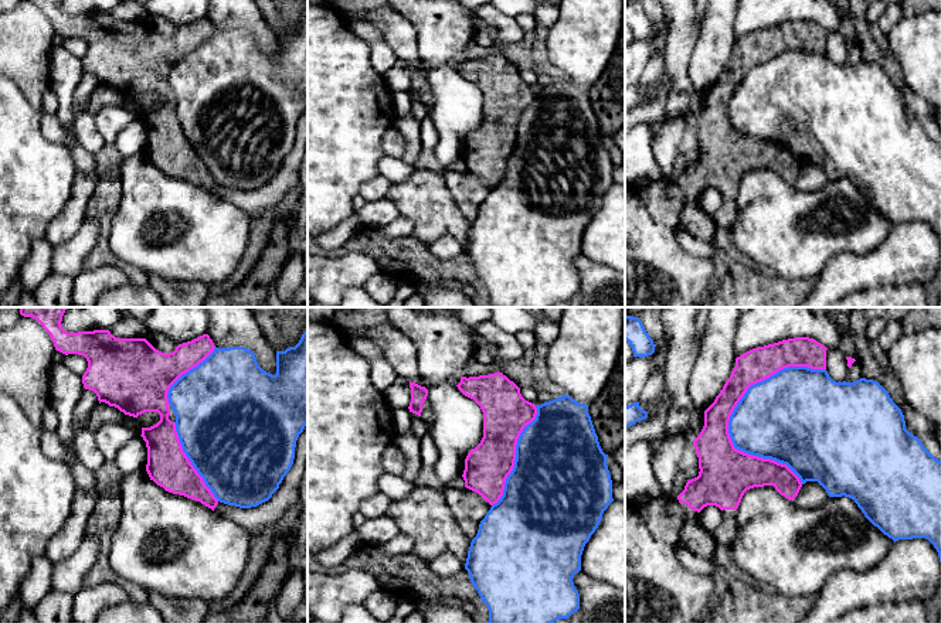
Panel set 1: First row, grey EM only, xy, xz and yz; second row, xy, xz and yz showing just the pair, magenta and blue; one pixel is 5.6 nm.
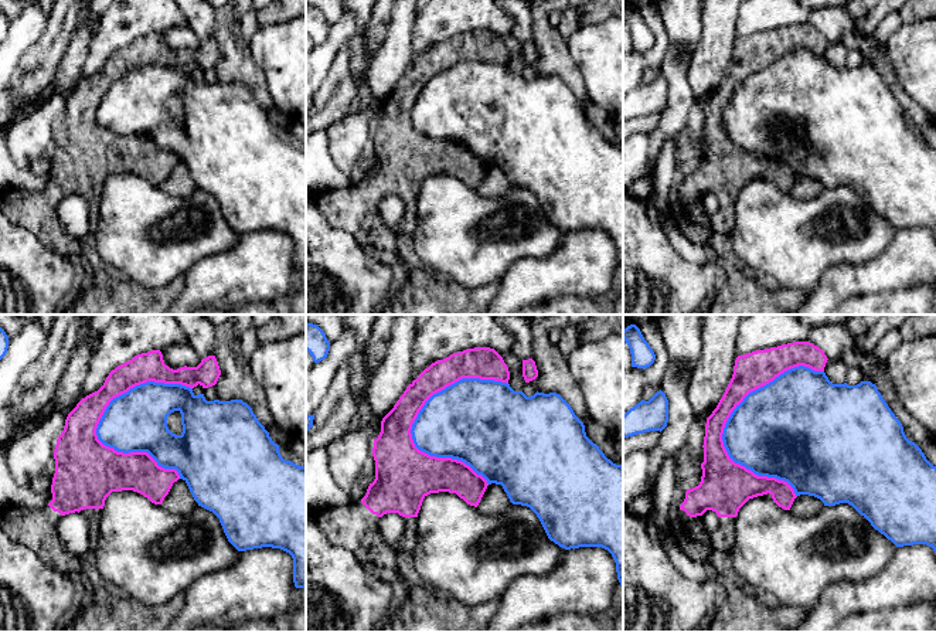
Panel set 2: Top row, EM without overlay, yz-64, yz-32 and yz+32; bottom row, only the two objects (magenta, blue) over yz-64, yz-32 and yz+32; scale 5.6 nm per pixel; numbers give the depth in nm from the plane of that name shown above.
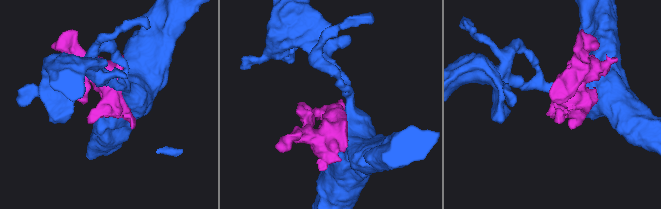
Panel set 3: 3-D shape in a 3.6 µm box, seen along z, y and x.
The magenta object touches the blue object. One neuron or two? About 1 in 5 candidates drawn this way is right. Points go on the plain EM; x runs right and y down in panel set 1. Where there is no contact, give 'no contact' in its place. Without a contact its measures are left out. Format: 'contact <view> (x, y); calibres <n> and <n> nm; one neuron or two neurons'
contact yz (727, 115); calibres 300 and 420 nm; two neurons

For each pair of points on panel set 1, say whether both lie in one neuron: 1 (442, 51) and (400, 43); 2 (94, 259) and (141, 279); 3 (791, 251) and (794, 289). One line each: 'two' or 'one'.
1: two
2: one
3: two

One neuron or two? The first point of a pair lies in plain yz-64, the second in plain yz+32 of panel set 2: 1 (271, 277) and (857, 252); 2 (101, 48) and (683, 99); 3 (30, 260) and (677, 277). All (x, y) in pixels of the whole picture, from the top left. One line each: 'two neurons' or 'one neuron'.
1: two neurons
2: two neurons
3: one neuron

